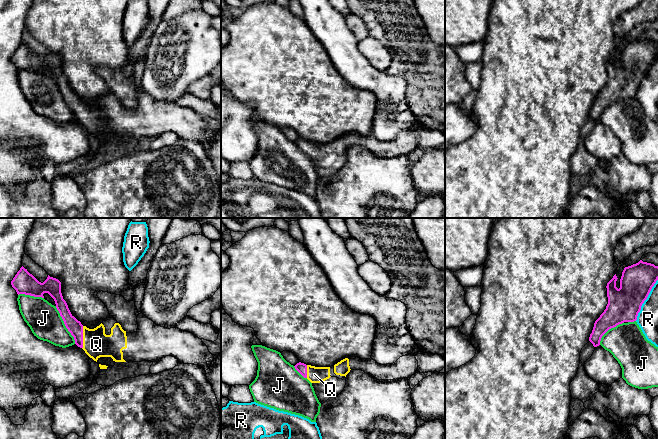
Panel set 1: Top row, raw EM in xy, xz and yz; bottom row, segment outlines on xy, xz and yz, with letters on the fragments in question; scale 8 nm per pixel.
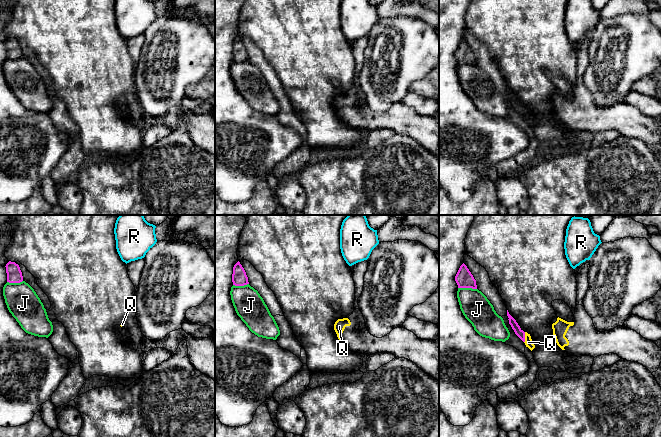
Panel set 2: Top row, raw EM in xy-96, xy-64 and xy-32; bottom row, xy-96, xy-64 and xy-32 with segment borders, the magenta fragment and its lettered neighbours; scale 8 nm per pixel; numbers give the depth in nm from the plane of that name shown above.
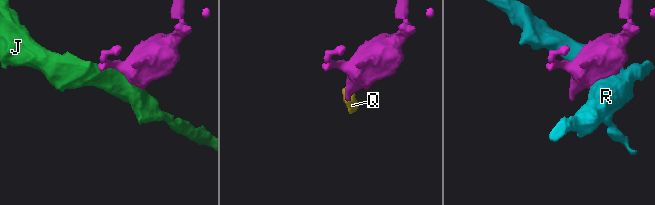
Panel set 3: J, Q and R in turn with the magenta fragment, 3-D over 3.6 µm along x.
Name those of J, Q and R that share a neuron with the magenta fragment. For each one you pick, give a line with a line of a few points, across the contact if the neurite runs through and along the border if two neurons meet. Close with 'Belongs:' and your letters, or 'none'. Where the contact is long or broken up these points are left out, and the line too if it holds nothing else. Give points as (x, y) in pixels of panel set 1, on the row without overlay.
Belongs: Q

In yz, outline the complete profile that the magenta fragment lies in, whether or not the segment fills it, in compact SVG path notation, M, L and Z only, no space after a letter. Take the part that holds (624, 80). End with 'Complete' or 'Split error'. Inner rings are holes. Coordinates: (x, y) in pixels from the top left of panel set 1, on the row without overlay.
M643 38L625 43L616 63L616 50L607 59L608 80L595 97L589 117L594 123L600 121L602 112L611 104L624 98L637 96L641 82L658 56L658 42Z. Complete

